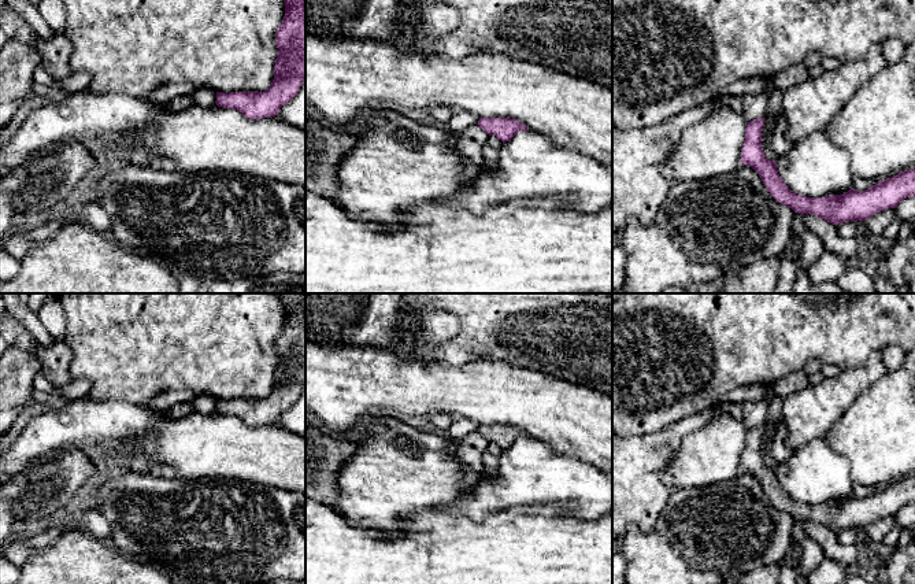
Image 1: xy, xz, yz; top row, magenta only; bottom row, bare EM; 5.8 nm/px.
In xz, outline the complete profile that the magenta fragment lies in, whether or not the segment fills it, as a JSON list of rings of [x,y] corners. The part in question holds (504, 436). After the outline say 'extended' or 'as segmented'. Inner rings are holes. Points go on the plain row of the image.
[[[479,425],[478,433],[503,450],[510,448],[521,437],[529,437],[527,433],[518,426],[508,425]]] | as segmented

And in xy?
[[[278,293],[285,310],[285,324],[275,340],[278,362],[274,372],[274,387],[264,399],[216,399],[216,413],[234,415],[249,426],[275,424],[279,415],[300,398],[305,384],[305,293]]] | as segmented

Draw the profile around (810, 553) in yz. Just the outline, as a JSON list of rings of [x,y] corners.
[[[799,520],[793,524],[793,537],[799,544],[800,572],[804,579],[808,579],[810,573],[823,558],[822,550],[803,529],[803,522]]]

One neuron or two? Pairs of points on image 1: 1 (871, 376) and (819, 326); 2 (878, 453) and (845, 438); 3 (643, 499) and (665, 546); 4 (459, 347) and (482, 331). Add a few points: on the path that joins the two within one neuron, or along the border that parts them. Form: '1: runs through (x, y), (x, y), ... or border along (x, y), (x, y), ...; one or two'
1: border along (881, 350), (874, 350), (859, 365), (843, 370); two
2: runs through (870, 444), (863, 438), (854, 438); one
3: border along (667, 496), (649, 532), (630, 525); two
4: runs through (465, 347), (477, 336); one

